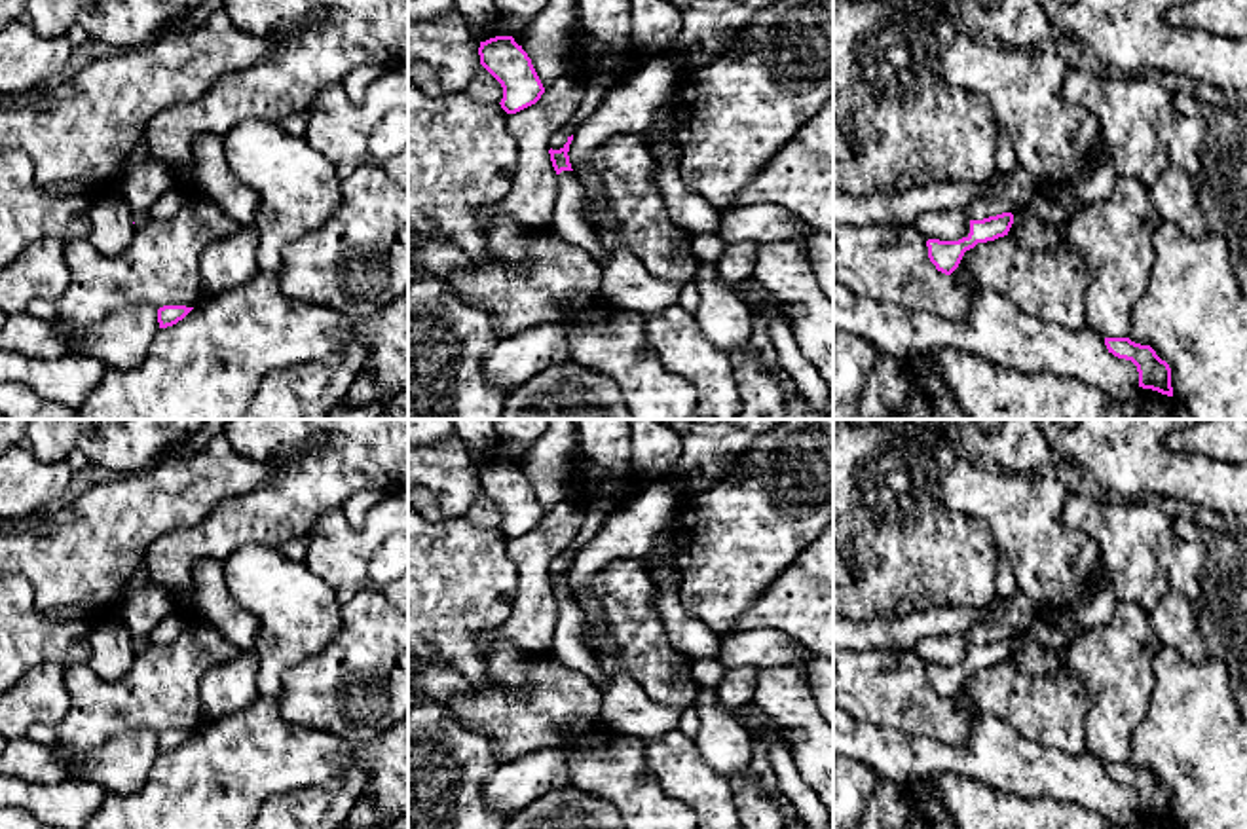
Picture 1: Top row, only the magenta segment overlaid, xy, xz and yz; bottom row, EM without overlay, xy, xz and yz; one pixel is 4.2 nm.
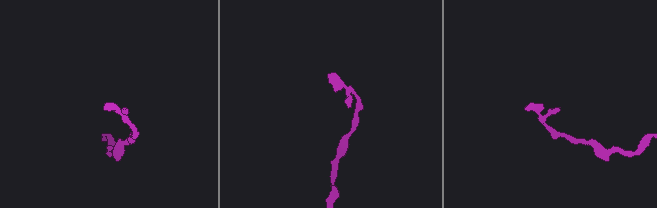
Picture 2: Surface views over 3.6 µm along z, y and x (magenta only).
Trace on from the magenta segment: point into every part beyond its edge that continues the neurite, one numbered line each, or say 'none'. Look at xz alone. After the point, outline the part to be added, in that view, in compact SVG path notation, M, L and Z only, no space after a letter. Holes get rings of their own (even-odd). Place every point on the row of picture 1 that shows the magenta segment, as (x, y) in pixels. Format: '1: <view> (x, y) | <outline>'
1: xz (568, 222) | M562 171L558 178L560 188L550 230L568 245L586 250L602 266L607 264L611 254L602 247L598 231L585 220L585 188L573 171Z

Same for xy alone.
none

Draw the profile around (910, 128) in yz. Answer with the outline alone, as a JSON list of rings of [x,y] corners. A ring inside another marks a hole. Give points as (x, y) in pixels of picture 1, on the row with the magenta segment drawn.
[[[833,0],[833,188],[869,197],[938,182],[985,184],[998,173],[993,108],[983,95],[943,80],[938,44],[934,23],[903,0]]]

